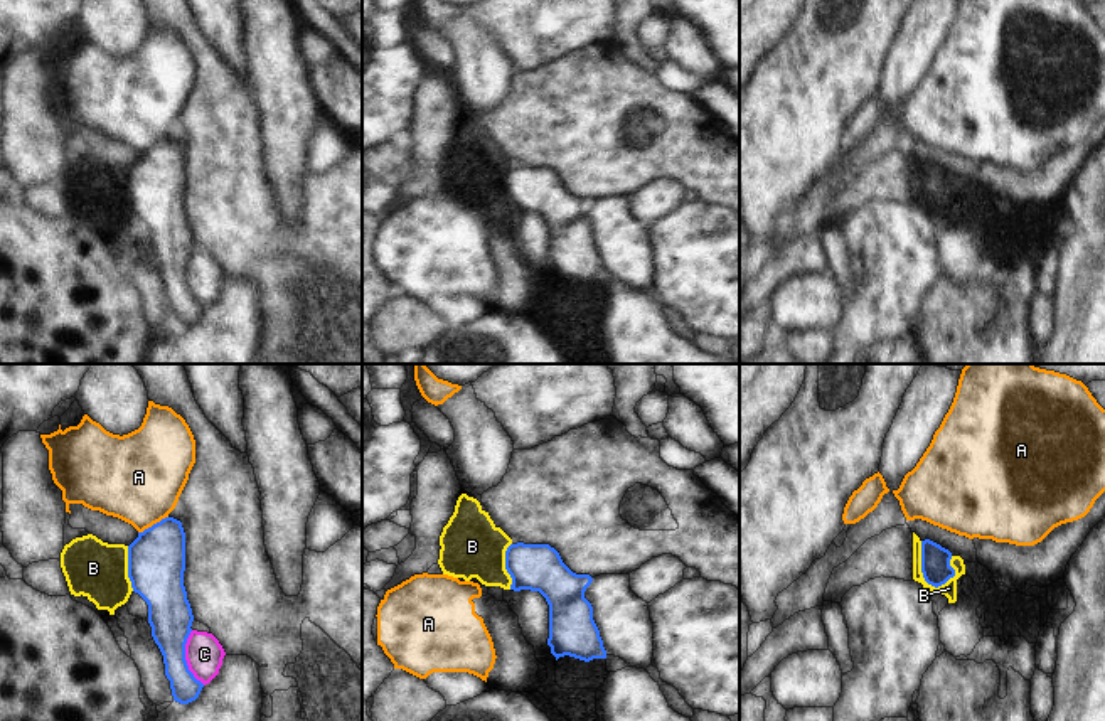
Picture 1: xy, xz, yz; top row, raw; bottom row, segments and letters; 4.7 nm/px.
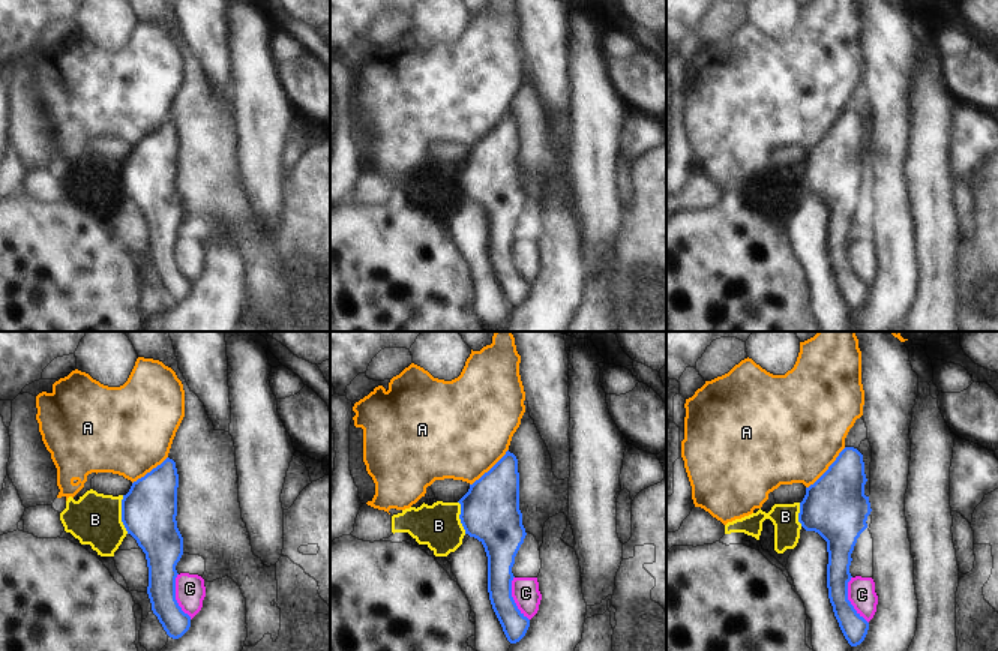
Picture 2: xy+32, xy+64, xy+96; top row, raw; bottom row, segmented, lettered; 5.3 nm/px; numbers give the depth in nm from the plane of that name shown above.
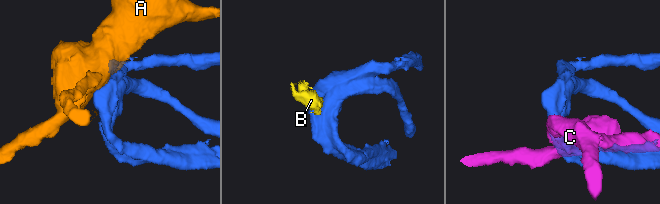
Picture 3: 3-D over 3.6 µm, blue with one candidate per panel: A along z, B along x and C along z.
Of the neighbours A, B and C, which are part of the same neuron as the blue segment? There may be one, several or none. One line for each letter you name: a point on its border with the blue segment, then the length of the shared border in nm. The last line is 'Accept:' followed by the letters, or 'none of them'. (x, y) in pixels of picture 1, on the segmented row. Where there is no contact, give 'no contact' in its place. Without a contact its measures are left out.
Accept: none of them

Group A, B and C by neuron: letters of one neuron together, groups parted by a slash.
A / B / C

